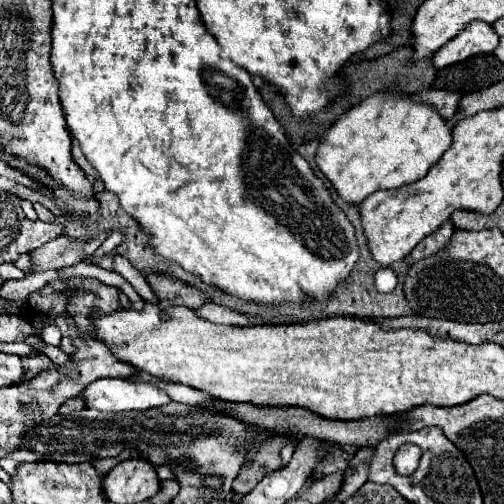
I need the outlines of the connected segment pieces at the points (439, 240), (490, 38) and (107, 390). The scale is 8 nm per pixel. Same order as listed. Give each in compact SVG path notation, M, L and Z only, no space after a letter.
M452 222L442 224L436 232L432 232L430 236L426 236L426 238L412 250L412 254L406 258L406 262L408 262L408 264L414 264L414 262L418 262L418 260L424 260L424 258L436 254L438 250L442 250L442 248L450 242L450 236L454 234L454 230L456 230L456 228L454 228Z
M474 20L466 24L456 38L446 42L446 46L442 46L434 54L434 64L436 68L444 68L476 54L494 52L498 42L500 42L500 36L494 34L494 28L488 22Z
M104 378L92 382L82 390L82 398L88 408L96 408L102 412L144 410L170 402L170 398L152 384L120 378Z

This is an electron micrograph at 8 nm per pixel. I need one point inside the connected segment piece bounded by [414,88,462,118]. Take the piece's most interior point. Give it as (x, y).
(447, 102)

